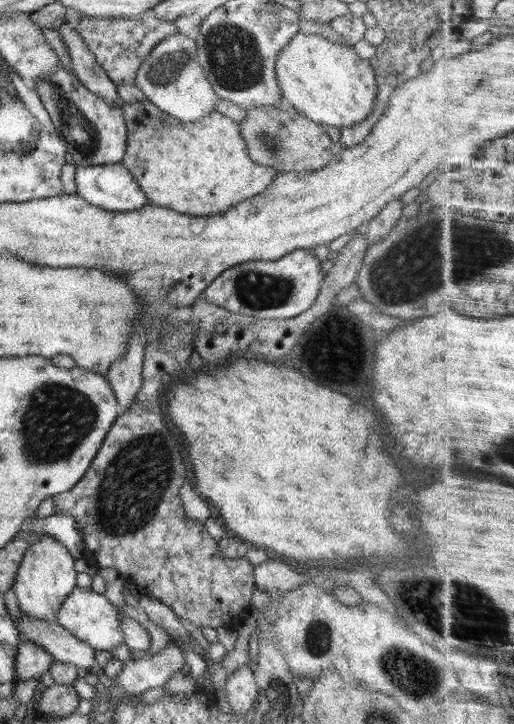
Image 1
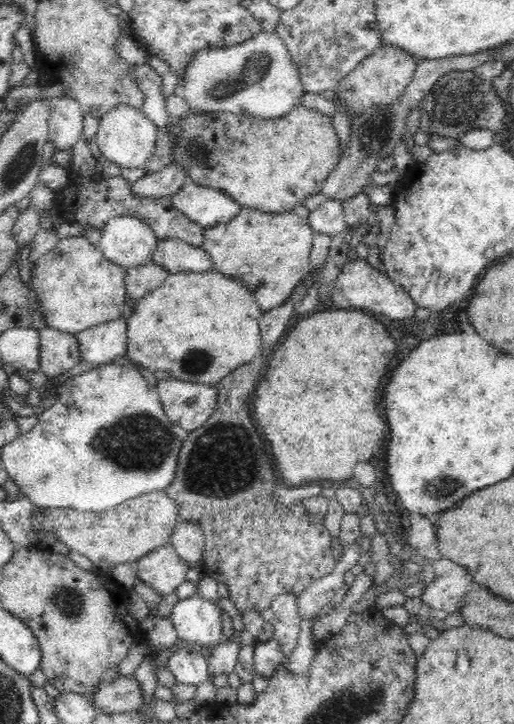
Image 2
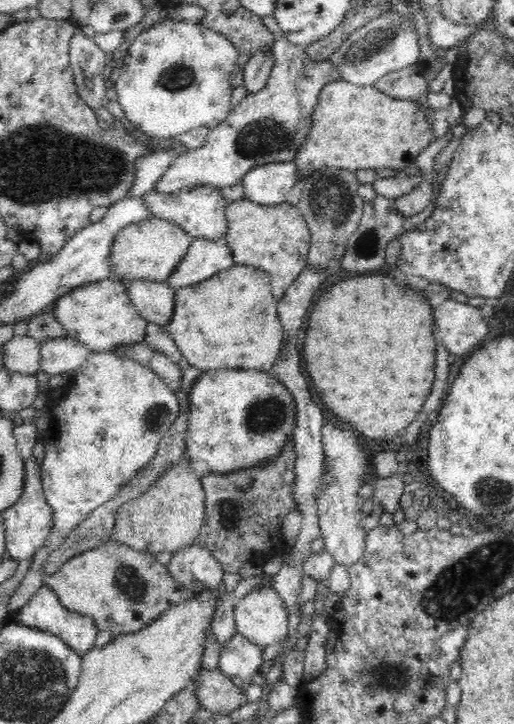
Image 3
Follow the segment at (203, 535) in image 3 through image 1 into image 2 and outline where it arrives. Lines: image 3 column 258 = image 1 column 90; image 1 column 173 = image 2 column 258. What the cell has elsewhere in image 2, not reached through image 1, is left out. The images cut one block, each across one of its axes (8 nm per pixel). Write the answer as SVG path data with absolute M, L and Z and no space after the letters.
M311 269L300 285L292 290L293 294L284 305L270 308L259 318L261 346L258 354L254 356L252 362L240 365L215 386L218 404L214 414L211 414L204 425L190 432L184 440L174 480L168 488L165 488L168 496L178 503L180 521L193 522L201 528L204 535L202 570L205 575L211 575L218 582L227 584L228 598L234 602L242 617L250 609L261 611L270 607L274 599L280 595L299 596L312 581L326 577L336 566L336 558L332 553L333 537L322 520L328 510L330 500L322 493L317 496L320 498L320 522L280 522L280 520L290 520L292 516L304 516L308 512L298 503L286 507L278 503L278 499L274 497L274 486L278 482L276 470L266 450L268 444L260 436L252 420L253 395L258 380L264 374L262 368L266 366L266 356L274 350L274 346L282 338L286 326L290 324L294 305L297 301L304 300L314 280L316 280L315 270Z

